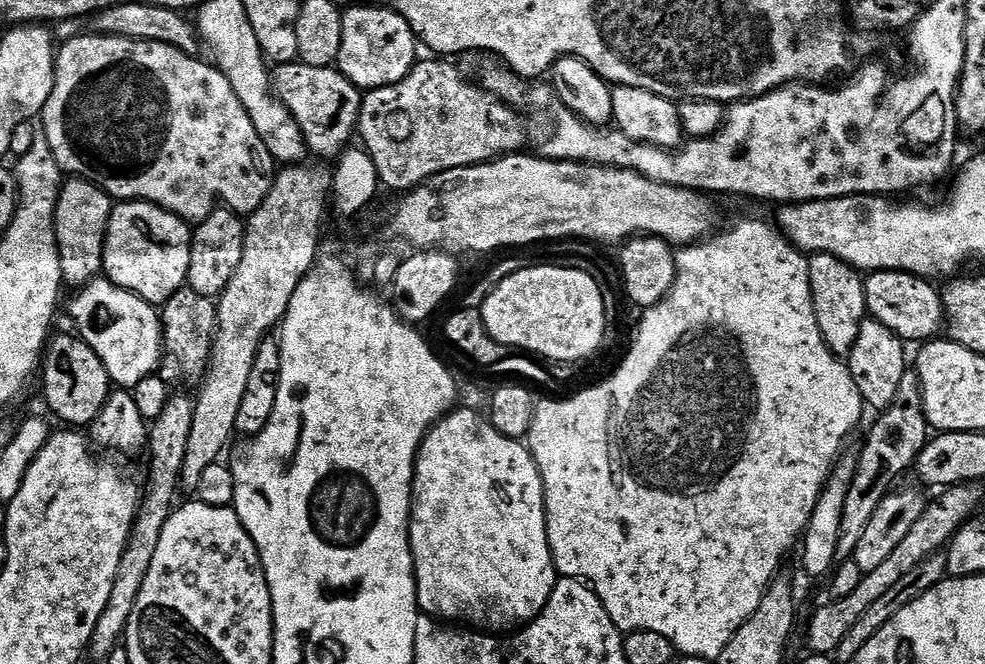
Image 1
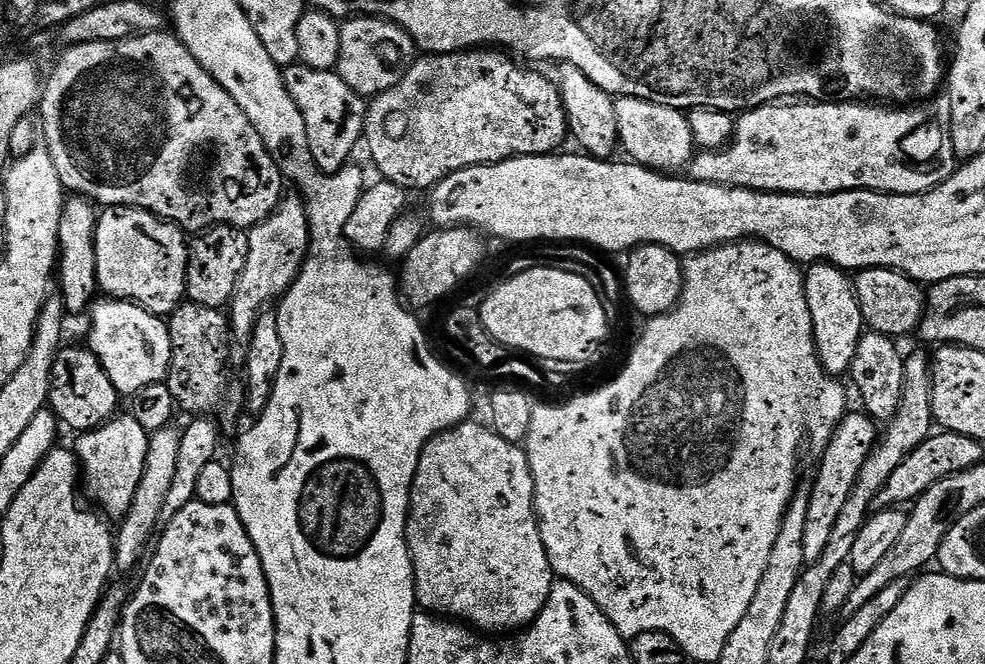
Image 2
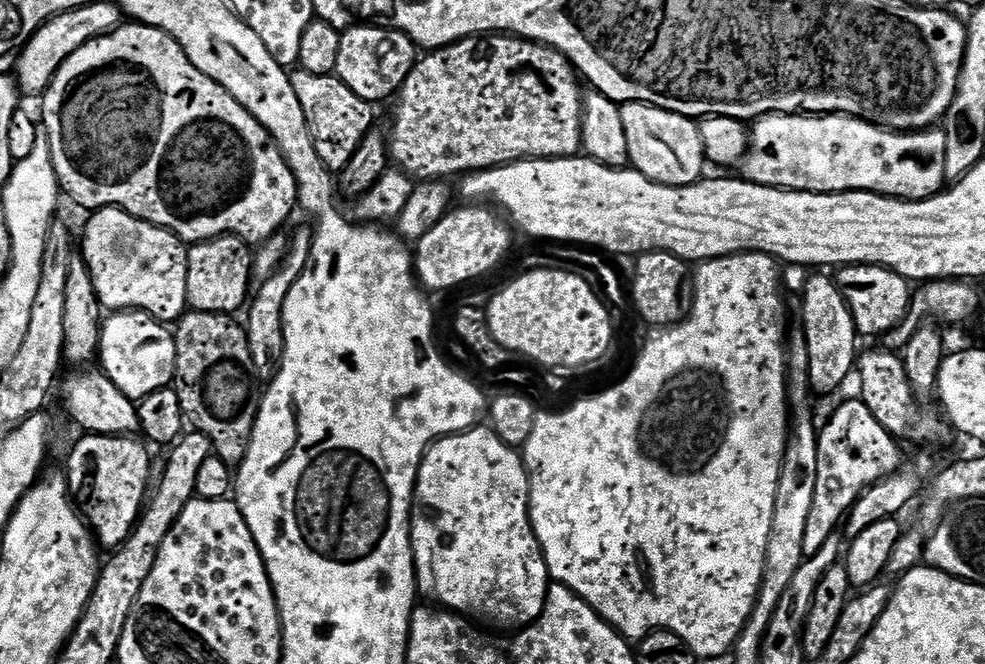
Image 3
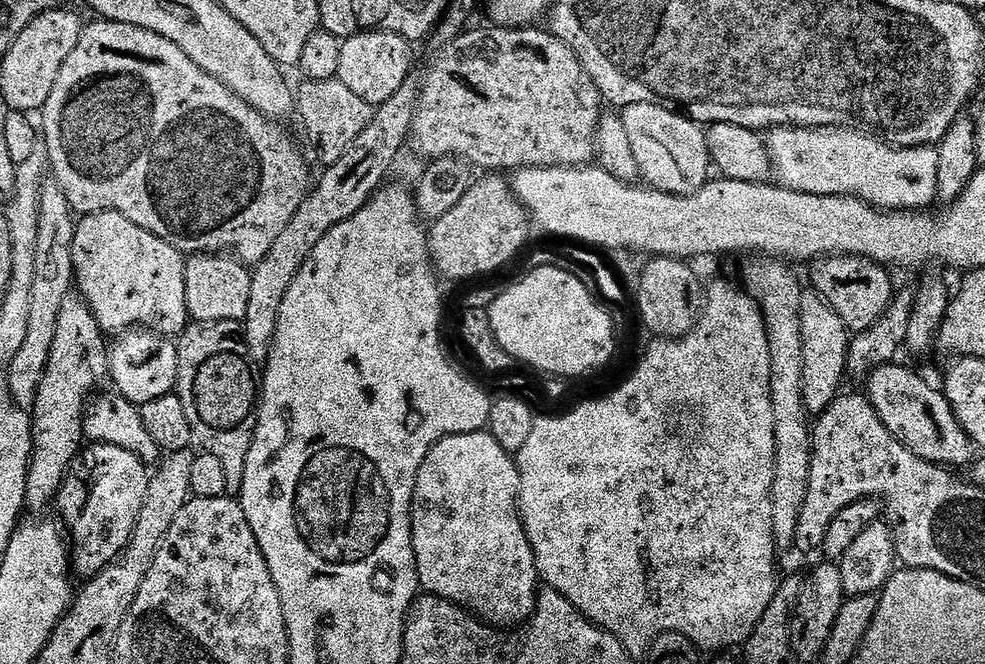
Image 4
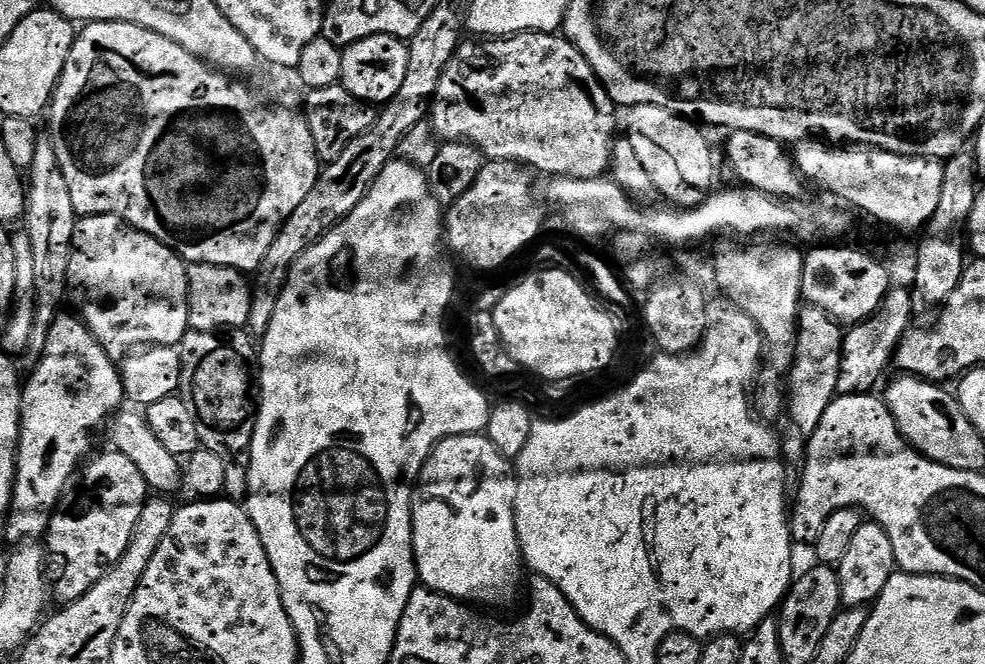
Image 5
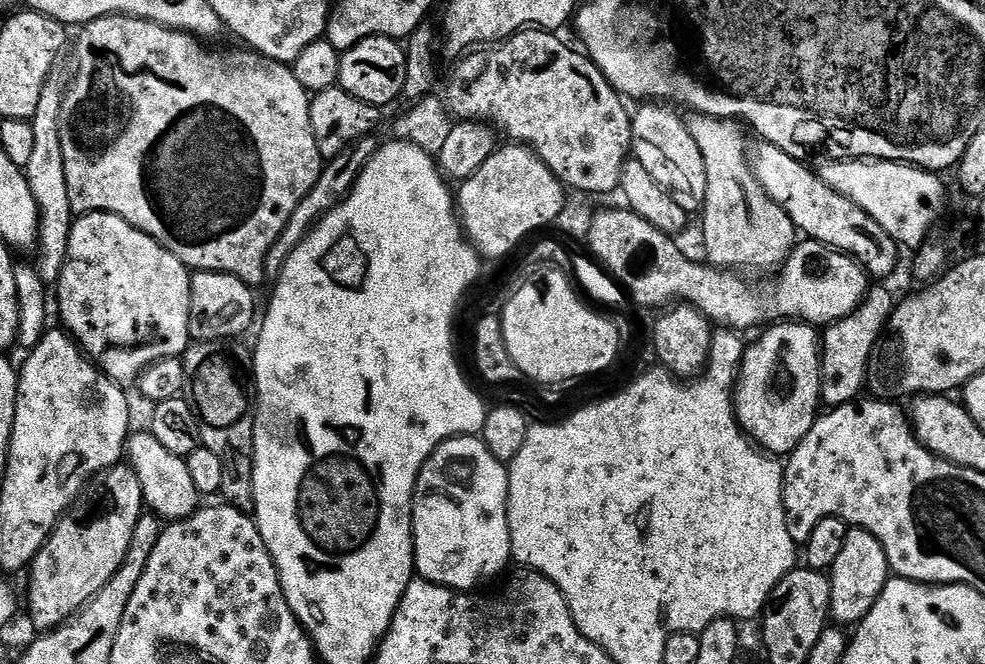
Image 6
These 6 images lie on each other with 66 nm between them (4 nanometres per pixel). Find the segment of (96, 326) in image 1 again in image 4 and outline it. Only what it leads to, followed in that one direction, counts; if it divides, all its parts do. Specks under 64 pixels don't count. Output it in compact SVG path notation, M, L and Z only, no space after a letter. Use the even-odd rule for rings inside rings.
M129 329L121 333L111 345L109 351L109 375L115 382L117 393L127 398L134 405L142 405L154 398L171 395L177 382L177 350L176 344L169 338L149 329Z

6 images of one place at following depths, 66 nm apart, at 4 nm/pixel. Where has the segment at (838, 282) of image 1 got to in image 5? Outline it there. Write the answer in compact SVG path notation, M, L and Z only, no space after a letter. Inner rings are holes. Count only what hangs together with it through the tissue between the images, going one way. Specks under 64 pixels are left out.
M815 306L801 307L796 329L794 359L788 379L788 412L801 433L810 434L822 422L826 406L836 399L840 354L842 351L842 328L831 316Z

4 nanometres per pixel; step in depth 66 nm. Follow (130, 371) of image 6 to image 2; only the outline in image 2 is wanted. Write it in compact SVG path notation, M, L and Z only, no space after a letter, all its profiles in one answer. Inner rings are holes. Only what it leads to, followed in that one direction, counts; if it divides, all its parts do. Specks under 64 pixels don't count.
M108 206L101 212L100 221L94 224L100 292L113 300L139 304L158 317L171 316L186 296L190 244L184 229L145 208Z

